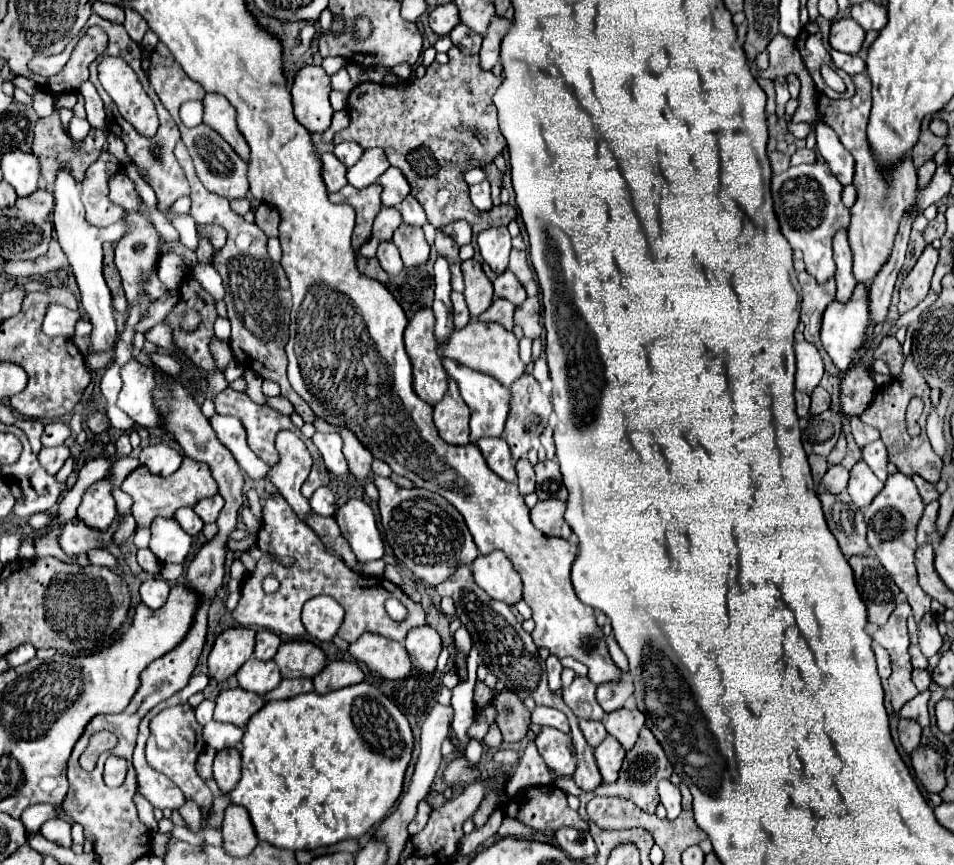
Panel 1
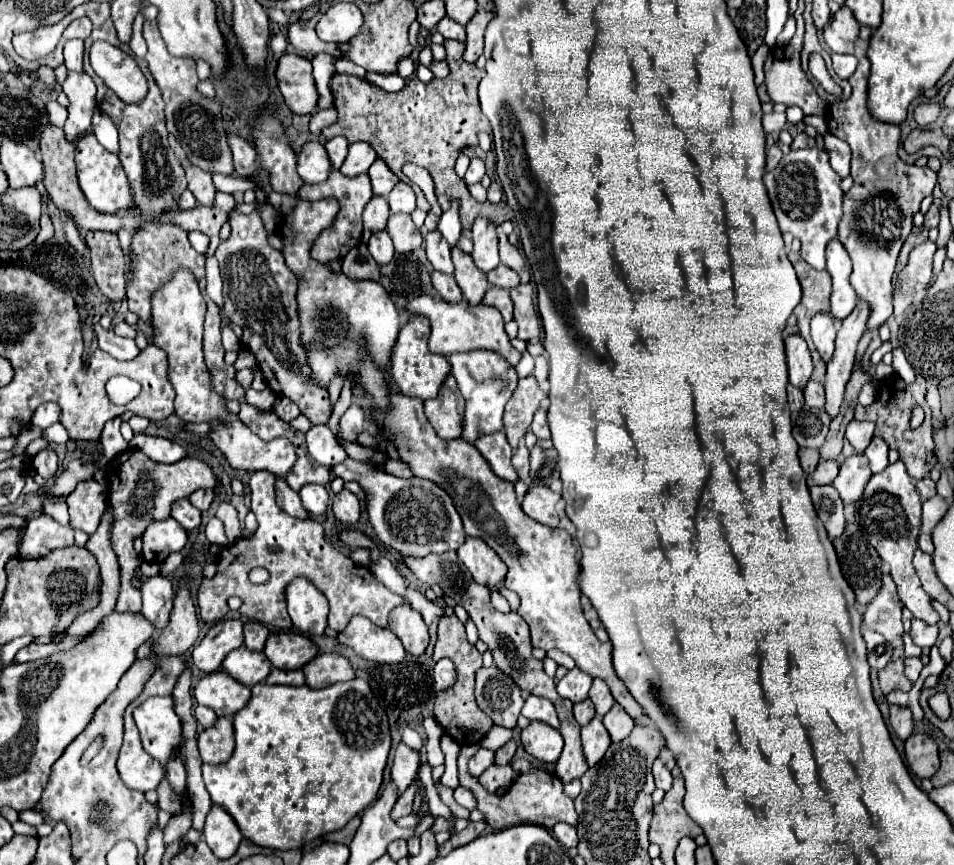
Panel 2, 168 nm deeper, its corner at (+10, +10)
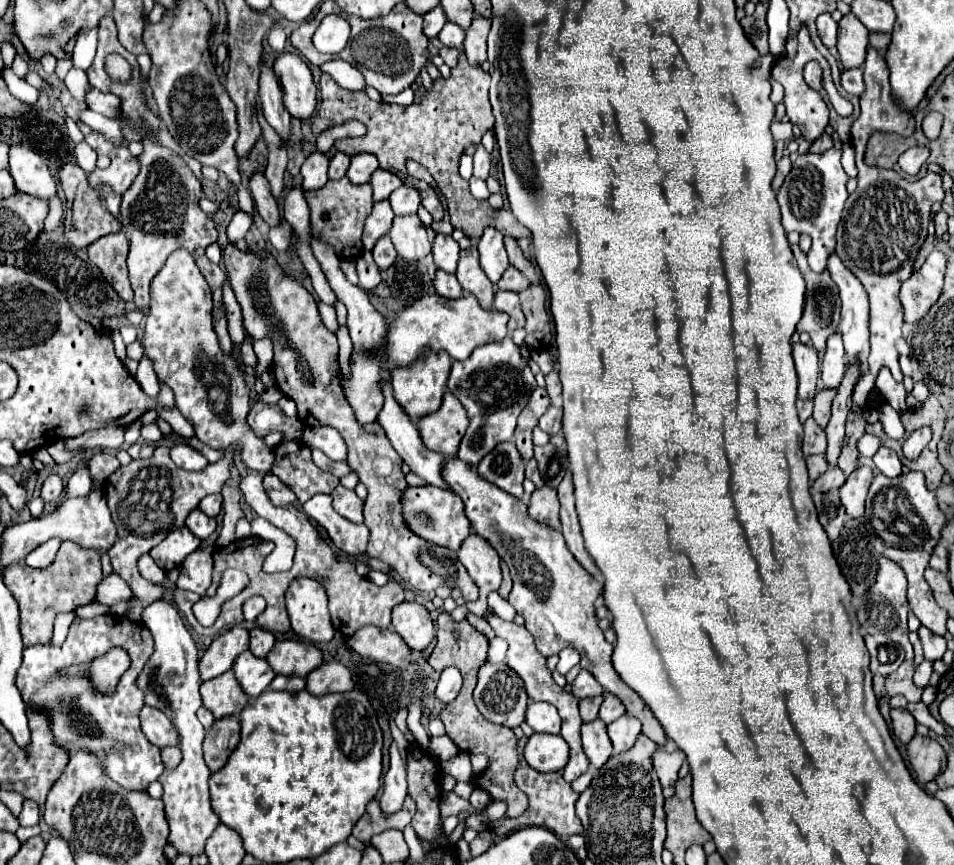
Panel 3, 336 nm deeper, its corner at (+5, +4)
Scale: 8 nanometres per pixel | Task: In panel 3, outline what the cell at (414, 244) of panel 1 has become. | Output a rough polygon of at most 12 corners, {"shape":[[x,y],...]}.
{"shape":[[417,214],[395,216],[389,230],[403,260],[431,252]]}

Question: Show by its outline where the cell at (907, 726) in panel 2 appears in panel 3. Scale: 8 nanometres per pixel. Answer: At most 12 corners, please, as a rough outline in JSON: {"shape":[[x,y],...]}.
{"shape":[[891,710],[893,734],[907,744],[915,736],[915,718]]}

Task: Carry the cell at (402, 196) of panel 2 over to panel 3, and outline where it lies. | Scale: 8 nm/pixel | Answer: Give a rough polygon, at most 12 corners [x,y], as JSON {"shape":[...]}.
{"shape":[[399,186],[389,202],[397,216],[415,214],[421,200],[411,186]]}

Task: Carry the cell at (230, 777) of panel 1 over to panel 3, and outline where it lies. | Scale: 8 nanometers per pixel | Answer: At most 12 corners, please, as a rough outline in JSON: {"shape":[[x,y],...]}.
{"shape":[[235,716],[213,722],[203,740],[211,772],[225,766],[237,742]]}

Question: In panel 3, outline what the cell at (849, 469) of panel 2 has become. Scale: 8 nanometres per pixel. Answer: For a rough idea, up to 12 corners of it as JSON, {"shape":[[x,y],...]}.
{"shape":[[857,466],[839,488],[849,518],[861,518],[873,472]]}

